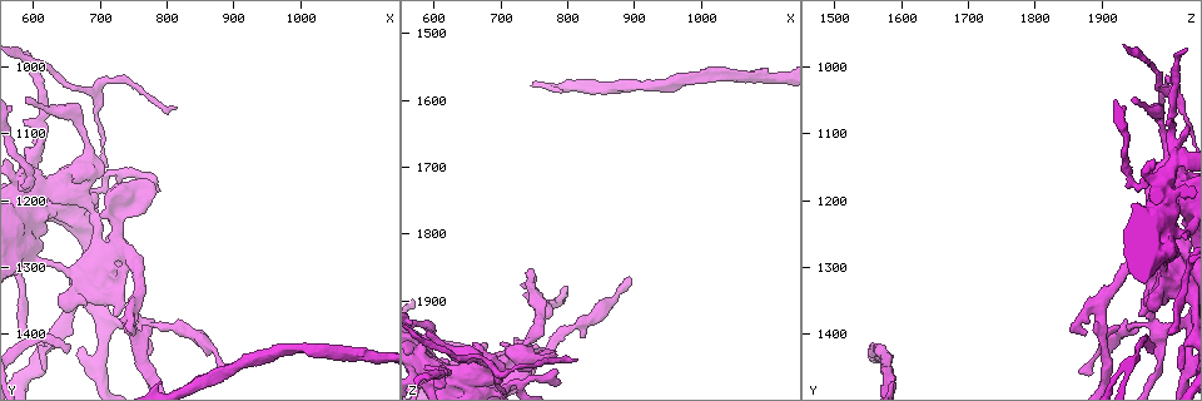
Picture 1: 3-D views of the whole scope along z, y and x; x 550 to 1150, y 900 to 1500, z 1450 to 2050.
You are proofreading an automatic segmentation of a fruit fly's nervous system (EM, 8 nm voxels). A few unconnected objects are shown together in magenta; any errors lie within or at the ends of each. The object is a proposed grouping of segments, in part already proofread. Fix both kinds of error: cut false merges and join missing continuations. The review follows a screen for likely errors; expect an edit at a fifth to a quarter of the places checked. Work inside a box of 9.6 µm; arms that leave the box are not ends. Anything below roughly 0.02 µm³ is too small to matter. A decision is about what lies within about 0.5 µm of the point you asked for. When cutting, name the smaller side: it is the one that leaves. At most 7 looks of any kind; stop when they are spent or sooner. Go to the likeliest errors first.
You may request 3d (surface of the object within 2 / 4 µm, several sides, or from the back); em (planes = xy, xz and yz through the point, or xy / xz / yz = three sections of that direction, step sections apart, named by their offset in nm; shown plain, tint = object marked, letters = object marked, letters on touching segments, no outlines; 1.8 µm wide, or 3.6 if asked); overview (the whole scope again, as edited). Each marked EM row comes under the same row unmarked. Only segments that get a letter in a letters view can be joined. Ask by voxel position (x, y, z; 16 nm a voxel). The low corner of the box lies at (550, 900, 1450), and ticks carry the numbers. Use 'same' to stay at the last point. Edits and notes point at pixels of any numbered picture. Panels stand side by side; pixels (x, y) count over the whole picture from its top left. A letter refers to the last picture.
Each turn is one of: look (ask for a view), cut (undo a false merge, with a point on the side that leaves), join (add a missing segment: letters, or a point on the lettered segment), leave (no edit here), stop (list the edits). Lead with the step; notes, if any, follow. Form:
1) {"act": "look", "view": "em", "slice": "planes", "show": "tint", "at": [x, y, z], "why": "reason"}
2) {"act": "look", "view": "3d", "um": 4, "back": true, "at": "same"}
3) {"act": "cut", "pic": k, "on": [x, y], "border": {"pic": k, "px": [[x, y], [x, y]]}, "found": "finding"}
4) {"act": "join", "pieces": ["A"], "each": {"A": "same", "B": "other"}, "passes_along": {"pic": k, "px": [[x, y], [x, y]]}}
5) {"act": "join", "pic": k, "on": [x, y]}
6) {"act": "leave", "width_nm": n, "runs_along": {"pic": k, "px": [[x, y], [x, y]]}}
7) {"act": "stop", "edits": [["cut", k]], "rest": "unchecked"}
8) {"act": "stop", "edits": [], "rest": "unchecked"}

{"act": "look", "view": "3d", "um": 4, "at": [650, 1420, 1985], "why": "thin end"}

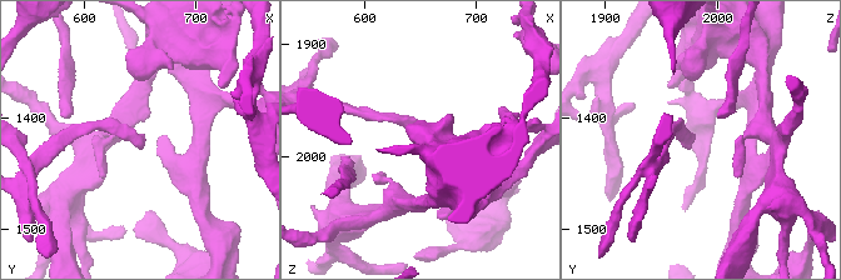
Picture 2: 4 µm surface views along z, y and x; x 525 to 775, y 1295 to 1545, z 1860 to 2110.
{"act": "look", "view": "em", "slice": "xy", "step": 16, "show": "letters", "at": [650, 1420, 1978], "why": "shape alone is not enough"}

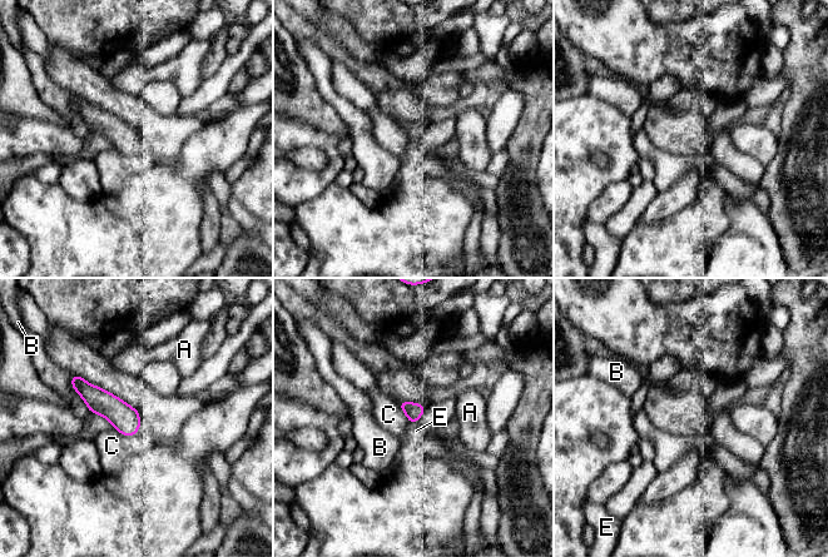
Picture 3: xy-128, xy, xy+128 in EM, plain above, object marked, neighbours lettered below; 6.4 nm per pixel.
{"act": "look", "view": "em", "slice": "planes", "show": "letters", "at": "same", "why": "cut it another way"}

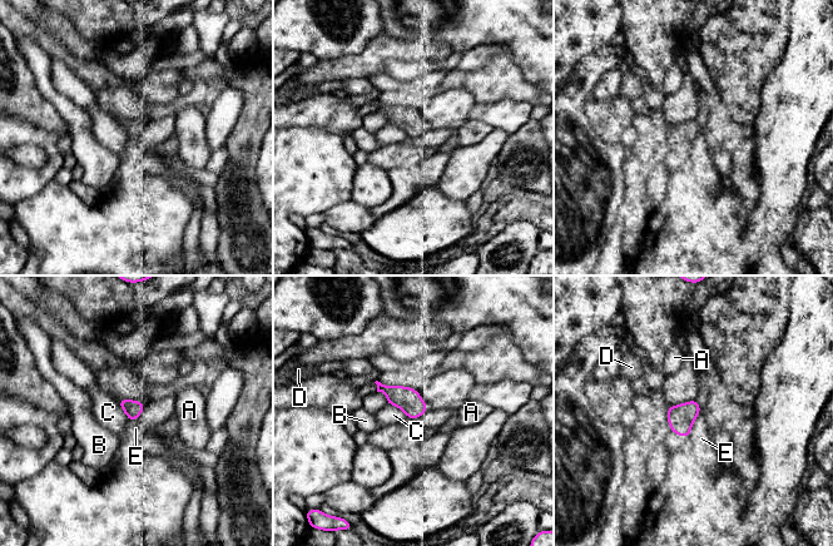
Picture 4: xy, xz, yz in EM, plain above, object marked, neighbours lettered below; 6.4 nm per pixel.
{"act": "leave", "width_nm": 110, "each": {"A": "other", "B": "other", "C": "other", "D": "other", "E": "other"}, "border": {"pic": 4, "px": [[700, 411], [688, 437]]}, "found": "no lettered segment goes on from it"}

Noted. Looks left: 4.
{"act": "look", "view": "3d", "um": 4, "at": [590, 1220, 1990], "why": "calibre changes"}

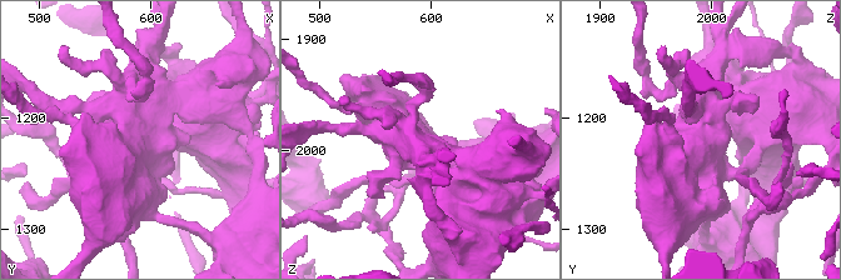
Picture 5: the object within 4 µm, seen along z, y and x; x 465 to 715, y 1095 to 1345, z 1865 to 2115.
{"act": "look", "view": "em", "slice": "xz", "step": 8, "show": "tint", "at": [586, 1218, 1992]}

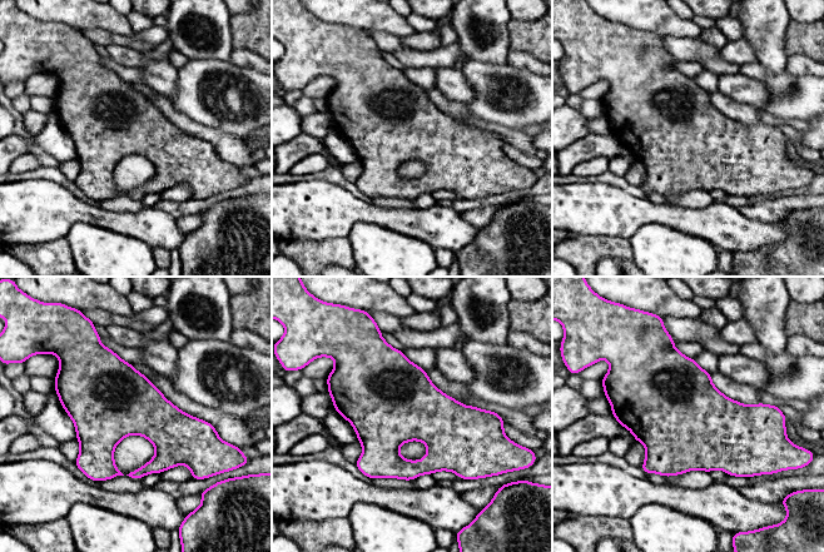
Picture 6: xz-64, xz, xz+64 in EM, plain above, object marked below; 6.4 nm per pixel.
{"act": "look", "view": "em", "slice": "planes", "show": "letters", "at": "same", "why": "cut it another way"}

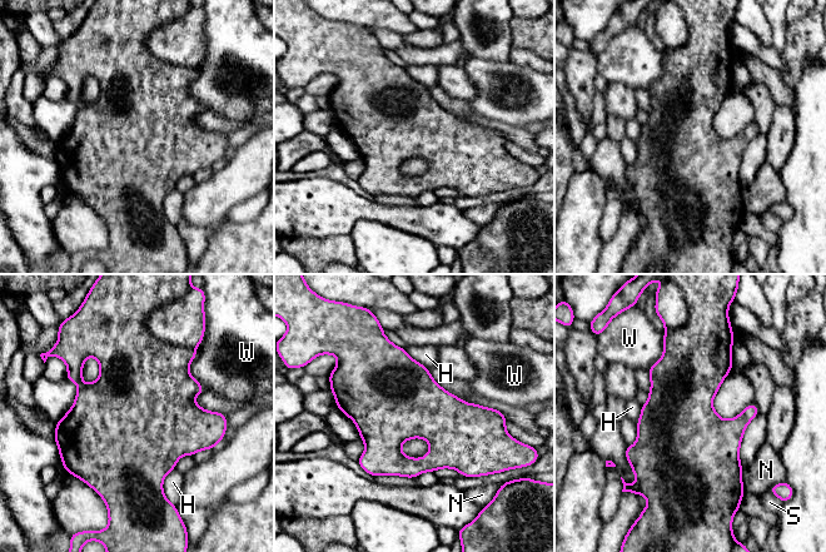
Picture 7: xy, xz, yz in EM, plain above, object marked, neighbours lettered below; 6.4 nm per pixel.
{"act": "leave", "each": {"H": "other", "N": "other", "S": "other", "W": "other"}, "border": {"pic": 7, "px": [[173, 470], [163, 481], [164, 496]]}, "found": "continuous, no second neuron"}

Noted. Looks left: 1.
{"act": "look", "view": "em", "slice": "planes", "show": "letters", "at": [810, 1060, 1985], "why": "thin end"}

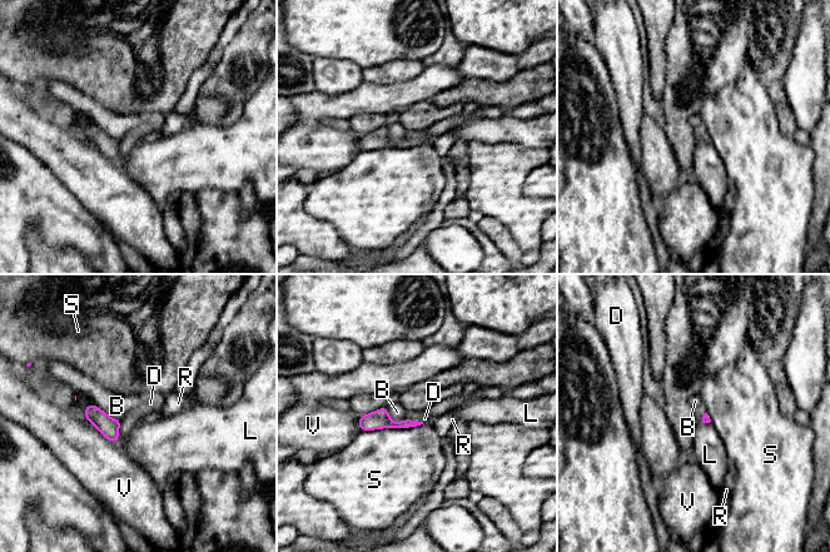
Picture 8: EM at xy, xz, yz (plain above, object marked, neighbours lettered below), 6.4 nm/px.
{"act": "leave", "longest_contact_nm": ["S", 420], "each": {"B": "other", "D": "other", "L": "other", "R": "other", "S": "other", "V": "other"}, "found": "none of them fits"}

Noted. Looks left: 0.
{"act": "stop", "edits": [], "rest": "unchecked"}

